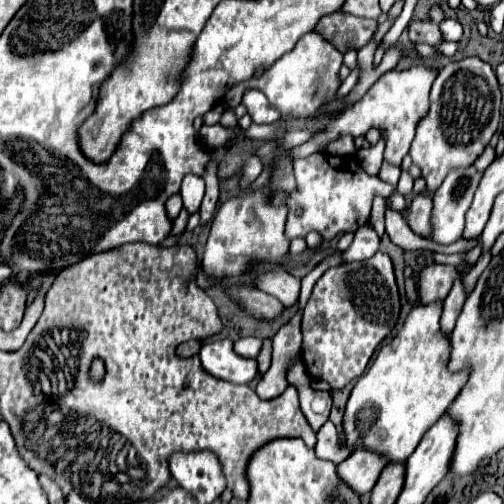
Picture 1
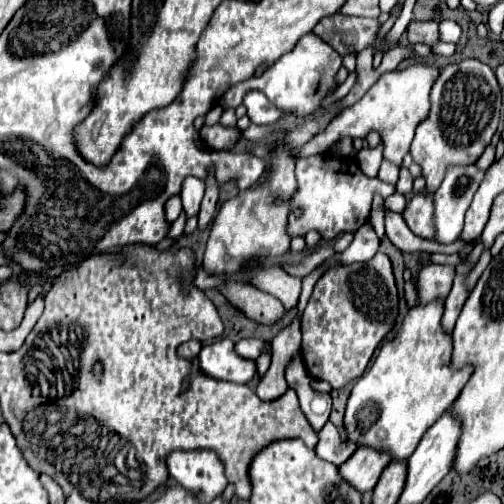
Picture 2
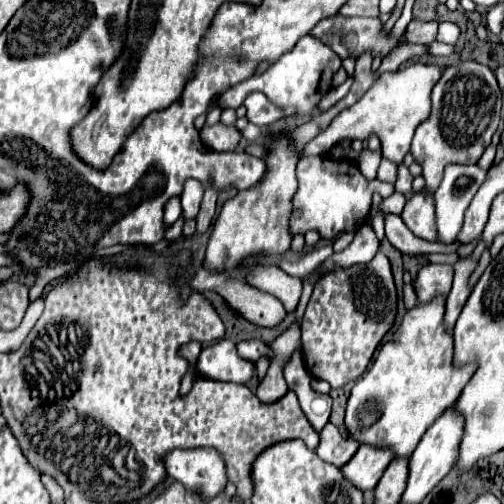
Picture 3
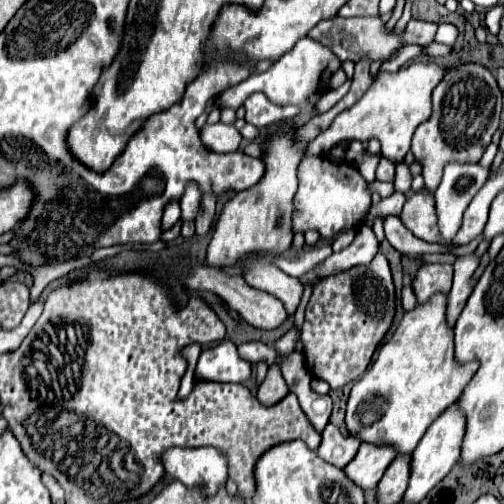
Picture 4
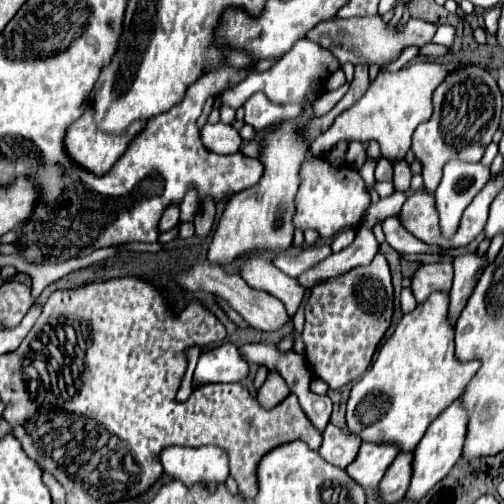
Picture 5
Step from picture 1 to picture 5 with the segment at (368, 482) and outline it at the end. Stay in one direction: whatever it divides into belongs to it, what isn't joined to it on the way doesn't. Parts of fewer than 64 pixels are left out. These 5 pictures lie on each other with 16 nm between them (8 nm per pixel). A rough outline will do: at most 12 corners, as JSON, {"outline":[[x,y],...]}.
{"outline":[[392,444],[360,446],[346,472],[364,488],[376,488],[392,460]]}

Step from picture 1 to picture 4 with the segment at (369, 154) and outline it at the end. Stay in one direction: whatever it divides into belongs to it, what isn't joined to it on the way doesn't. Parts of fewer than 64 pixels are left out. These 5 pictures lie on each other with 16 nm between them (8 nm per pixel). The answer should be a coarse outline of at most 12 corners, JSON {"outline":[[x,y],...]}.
{"outline":[[368,152],[360,166],[360,173],[368,183],[375,180],[378,156]]}

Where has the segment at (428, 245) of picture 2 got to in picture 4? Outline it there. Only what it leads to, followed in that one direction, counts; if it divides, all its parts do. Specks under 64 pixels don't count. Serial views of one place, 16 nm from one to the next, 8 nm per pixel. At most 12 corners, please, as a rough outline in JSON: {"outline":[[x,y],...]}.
{"outline":[[398,216],[384,220],[384,234],[402,256],[450,253],[455,246],[418,240]]}

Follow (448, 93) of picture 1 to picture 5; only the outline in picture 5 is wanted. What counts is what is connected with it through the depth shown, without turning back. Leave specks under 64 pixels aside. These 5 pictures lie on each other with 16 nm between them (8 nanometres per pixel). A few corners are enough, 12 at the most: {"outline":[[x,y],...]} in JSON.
{"outline":[[480,66],[452,72],[412,150],[426,192],[446,160],[480,162],[502,94]]}

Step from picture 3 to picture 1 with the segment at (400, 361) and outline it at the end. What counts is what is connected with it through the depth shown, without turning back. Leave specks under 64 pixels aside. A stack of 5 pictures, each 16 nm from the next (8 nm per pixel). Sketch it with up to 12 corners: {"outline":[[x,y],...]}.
{"outline":[[442,302],[414,306],[354,384],[346,442],[404,462],[470,370]]}

